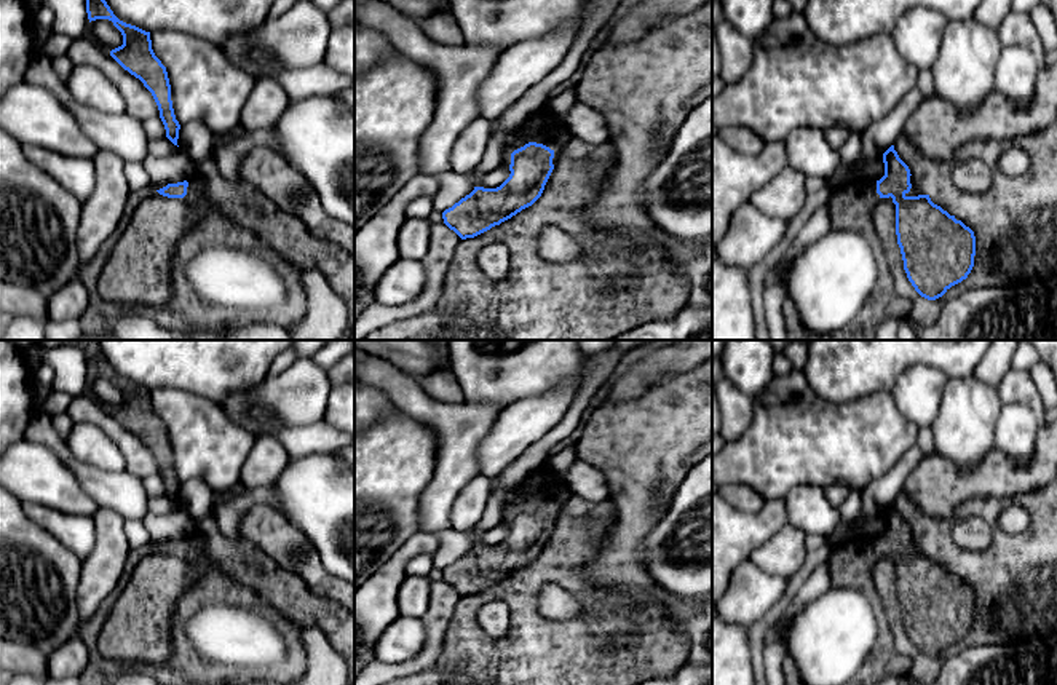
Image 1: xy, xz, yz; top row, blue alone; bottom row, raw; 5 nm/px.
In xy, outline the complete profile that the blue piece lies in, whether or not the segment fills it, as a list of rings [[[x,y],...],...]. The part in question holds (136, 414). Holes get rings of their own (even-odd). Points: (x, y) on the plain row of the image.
[[[40,340],[45,343],[72,343],[83,350],[86,354],[86,370],[88,377],[109,377],[123,393],[123,402],[112,407],[110,414],[131,433],[139,436],[144,444],[152,450],[160,476],[166,487],[166,495],[177,503],[180,482],[176,477],[172,458],[171,458],[171,442],[168,436],[166,425],[155,414],[152,407],[150,390],[145,390],[136,383],[120,378],[107,359],[104,358],[99,340]]]

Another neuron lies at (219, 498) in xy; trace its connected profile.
[[[236,484],[232,489],[227,489],[222,492],[214,492],[214,495],[212,495],[214,508],[240,498],[244,493],[244,490],[246,489],[241,484]]]

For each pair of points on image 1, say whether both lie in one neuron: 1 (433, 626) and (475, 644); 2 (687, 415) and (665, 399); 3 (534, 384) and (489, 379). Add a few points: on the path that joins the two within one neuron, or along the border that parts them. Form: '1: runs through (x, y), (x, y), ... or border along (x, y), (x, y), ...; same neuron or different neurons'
1: border along (462, 597), (454, 610), (443, 649), (433, 666); different neurons
2: runs through (682, 414), (669, 404); same neuron
3: runs through (522, 379), (500, 379); same neuron

